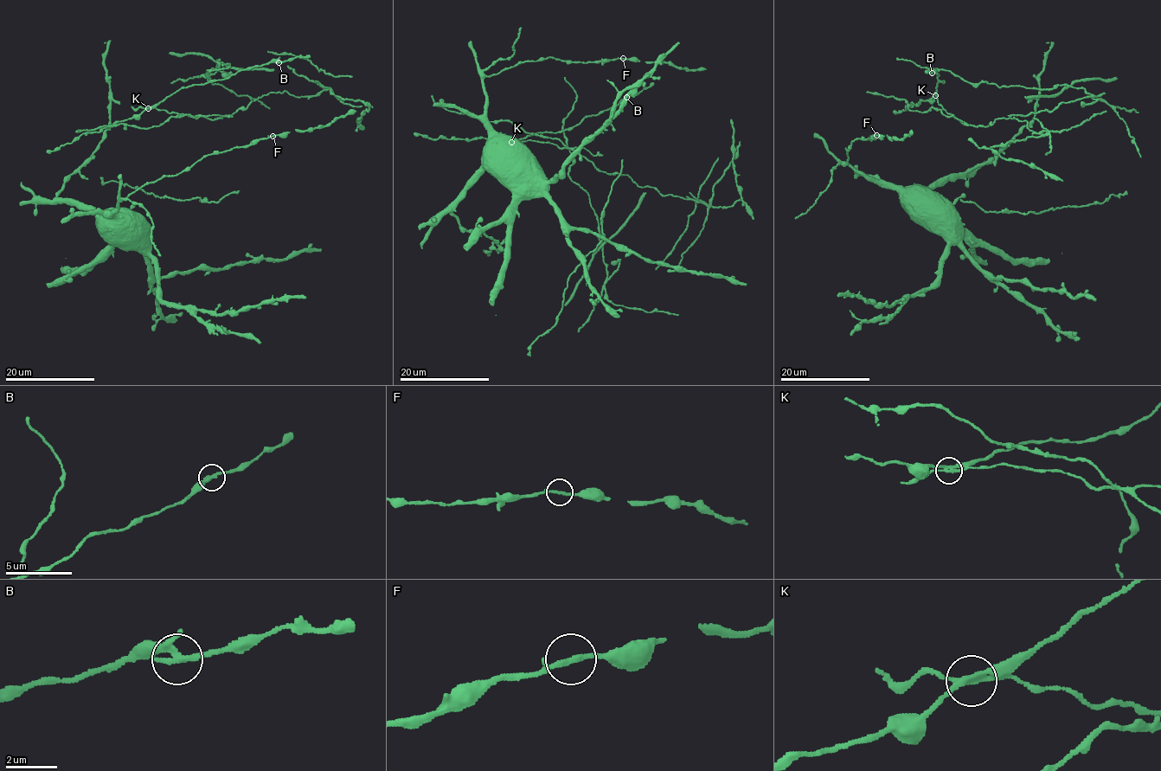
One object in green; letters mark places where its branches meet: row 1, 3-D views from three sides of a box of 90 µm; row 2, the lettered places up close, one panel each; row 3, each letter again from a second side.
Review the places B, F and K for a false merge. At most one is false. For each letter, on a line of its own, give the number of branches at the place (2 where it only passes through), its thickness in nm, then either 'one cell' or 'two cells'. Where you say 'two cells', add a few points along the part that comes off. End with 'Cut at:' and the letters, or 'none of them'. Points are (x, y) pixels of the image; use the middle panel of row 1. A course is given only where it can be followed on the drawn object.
B: branches 3; calibre 240 nm; one cell
F: branches 3; calibre 150 nm; one cell
K: branches 3; calibre 220 nm; two cells
Cut at: K

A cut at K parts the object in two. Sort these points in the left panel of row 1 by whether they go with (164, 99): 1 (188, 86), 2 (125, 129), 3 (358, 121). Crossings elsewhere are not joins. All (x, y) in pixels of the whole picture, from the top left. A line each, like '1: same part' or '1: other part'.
1: same part
2: other part
3: same part

